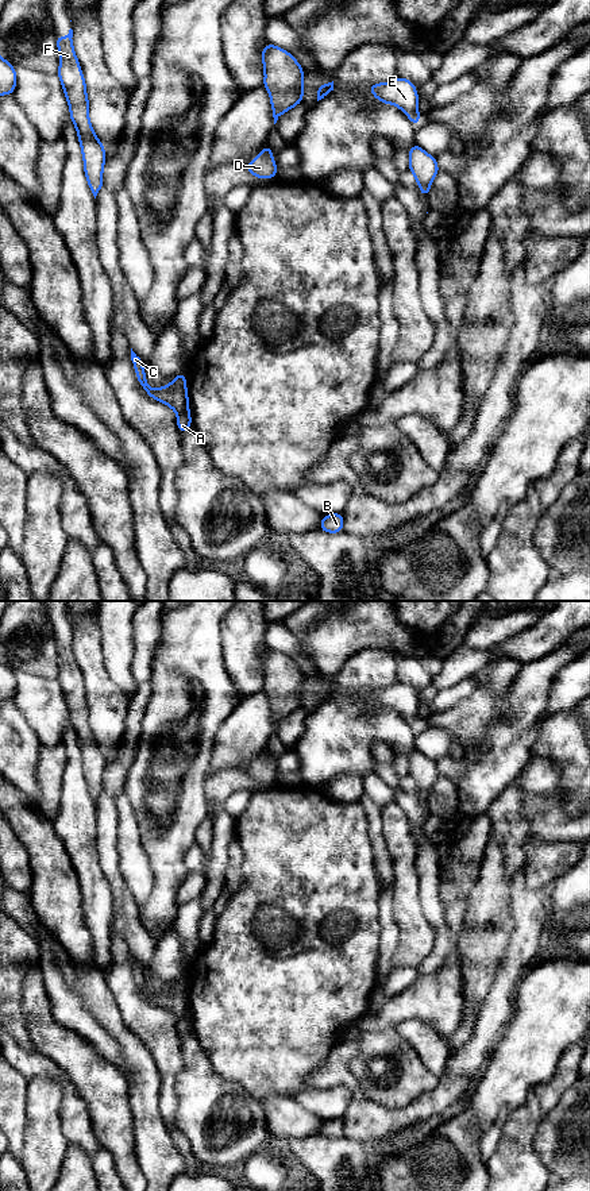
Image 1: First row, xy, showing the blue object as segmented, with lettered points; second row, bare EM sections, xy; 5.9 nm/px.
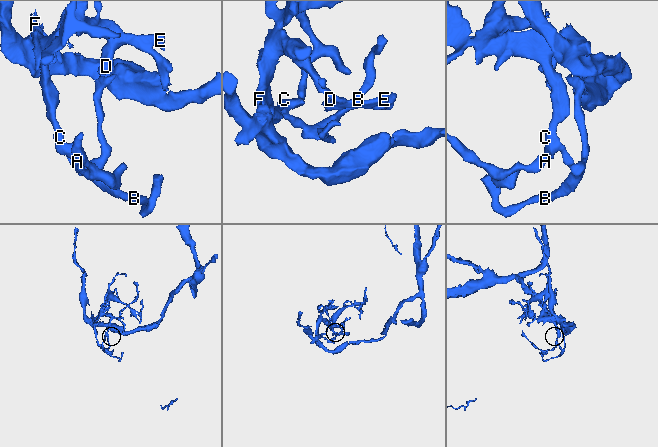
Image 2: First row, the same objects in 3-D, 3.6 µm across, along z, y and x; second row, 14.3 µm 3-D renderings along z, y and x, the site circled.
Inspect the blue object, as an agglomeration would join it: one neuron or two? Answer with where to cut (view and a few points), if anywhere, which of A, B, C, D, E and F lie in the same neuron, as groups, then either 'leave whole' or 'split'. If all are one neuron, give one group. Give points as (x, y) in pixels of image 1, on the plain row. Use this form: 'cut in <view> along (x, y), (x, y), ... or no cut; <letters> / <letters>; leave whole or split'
cut in xy along (188, 1016), (178, 1020); A / B C D E F; split

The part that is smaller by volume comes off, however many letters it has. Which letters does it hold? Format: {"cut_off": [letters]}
{"cut_off": ["A"]}

